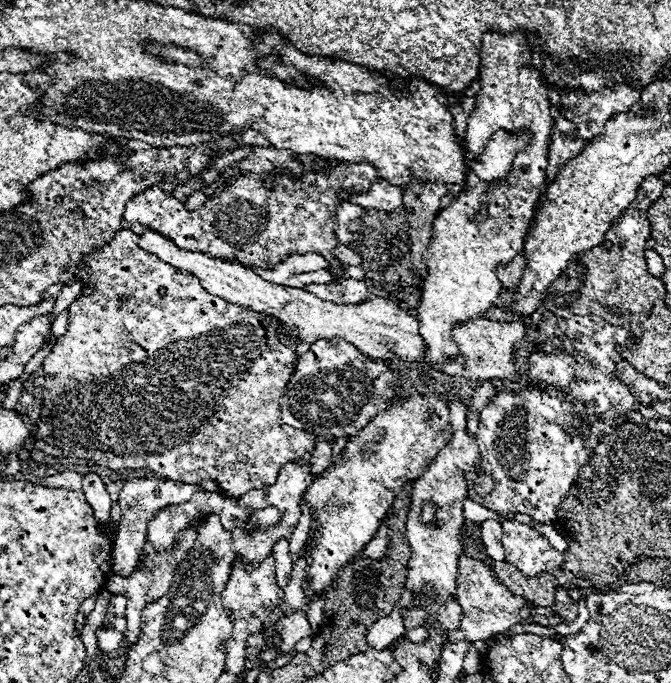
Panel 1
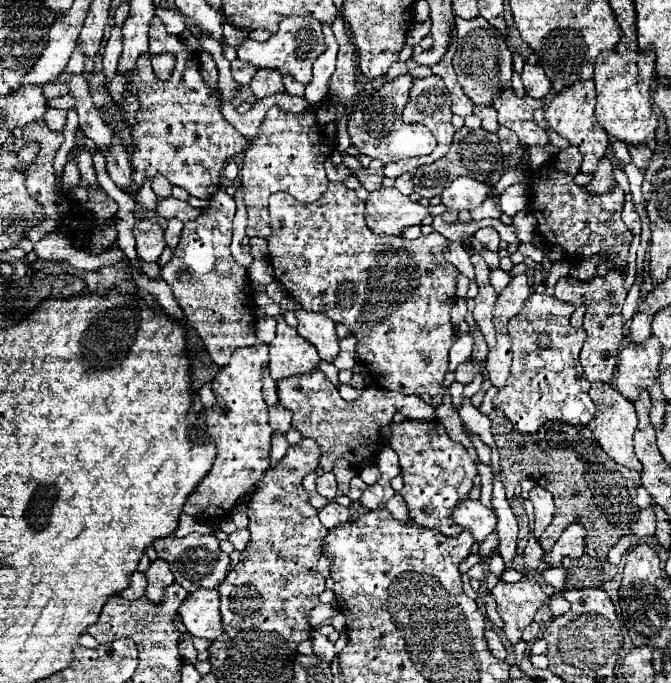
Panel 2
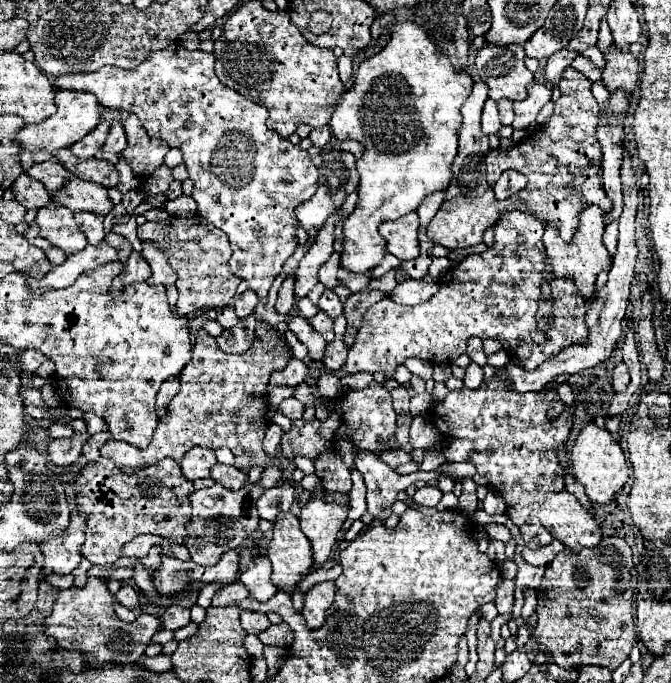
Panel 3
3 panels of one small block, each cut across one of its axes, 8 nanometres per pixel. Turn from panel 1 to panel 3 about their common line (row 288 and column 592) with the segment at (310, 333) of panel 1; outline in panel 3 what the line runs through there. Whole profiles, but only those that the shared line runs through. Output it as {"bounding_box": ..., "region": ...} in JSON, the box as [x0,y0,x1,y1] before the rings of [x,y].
{"bounding_box":[544,206,612,302],"region":[[[588,206],[580,214],[580,228],[574,236],[574,244],[562,242],[562,238],[558,236],[558,230],[552,226],[546,226],[546,232],[544,232],[546,272],[550,272],[554,278],[574,278],[574,282],[586,302],[596,300],[594,284],[596,284],[598,274],[602,270],[612,268],[612,258],[610,258],[606,246],[602,244],[602,234],[604,234],[604,220],[602,220],[602,210],[598,206]]]}

